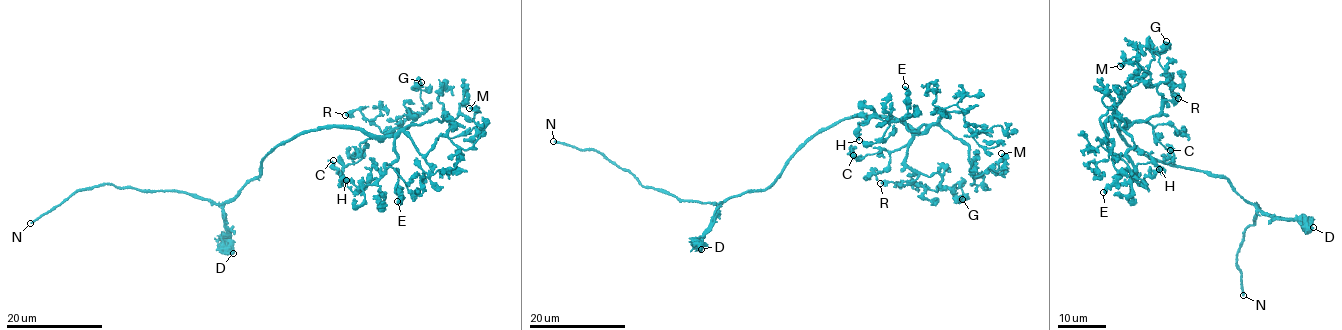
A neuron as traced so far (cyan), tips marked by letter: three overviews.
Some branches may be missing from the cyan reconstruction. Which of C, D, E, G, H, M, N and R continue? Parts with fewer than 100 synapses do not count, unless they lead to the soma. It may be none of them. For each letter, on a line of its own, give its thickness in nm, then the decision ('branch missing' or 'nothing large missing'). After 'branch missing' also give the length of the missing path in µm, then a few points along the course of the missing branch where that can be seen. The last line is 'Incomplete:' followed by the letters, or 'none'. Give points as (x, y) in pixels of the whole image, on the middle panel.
C: calibre 360 nm; nothing large missing
D: calibre 500 nm; nothing large missing
E: calibre 500 nm; nothing large missing
G: calibre 220 nm; nothing large missing
H: calibre 480 nm; nothing large missing
M: calibre 260 nm; nothing large missing
N: calibre 260 nm; branch missing; missing 45 µm
R: calibre 550 nm; nothing large missing
Incomplete: N

